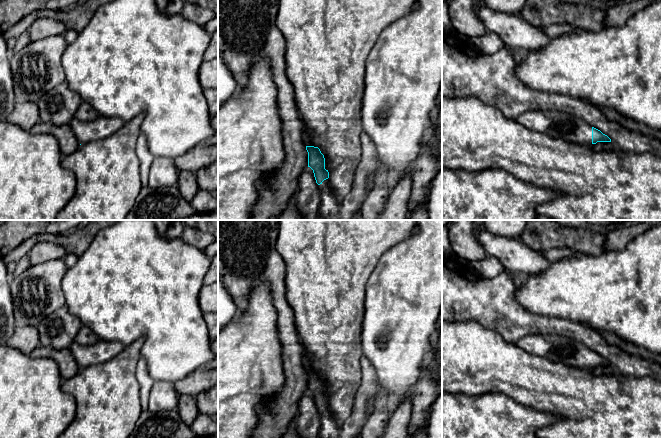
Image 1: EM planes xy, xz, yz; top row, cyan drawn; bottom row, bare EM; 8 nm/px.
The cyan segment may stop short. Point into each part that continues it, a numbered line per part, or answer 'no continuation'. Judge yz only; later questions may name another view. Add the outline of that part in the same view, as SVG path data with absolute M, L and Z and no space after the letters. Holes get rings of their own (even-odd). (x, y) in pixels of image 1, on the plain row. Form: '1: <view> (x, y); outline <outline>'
1: yz (557, 348); outline M529 334L516 342L533 355L580 369L592 369L592 350L583 343L555 334Z

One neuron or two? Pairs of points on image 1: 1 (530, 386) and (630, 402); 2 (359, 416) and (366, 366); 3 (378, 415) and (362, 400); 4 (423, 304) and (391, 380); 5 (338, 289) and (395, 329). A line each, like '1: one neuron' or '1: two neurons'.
1: one neuron
2: one neuron
3: two neurons
4: one neuron
5: two neurons

